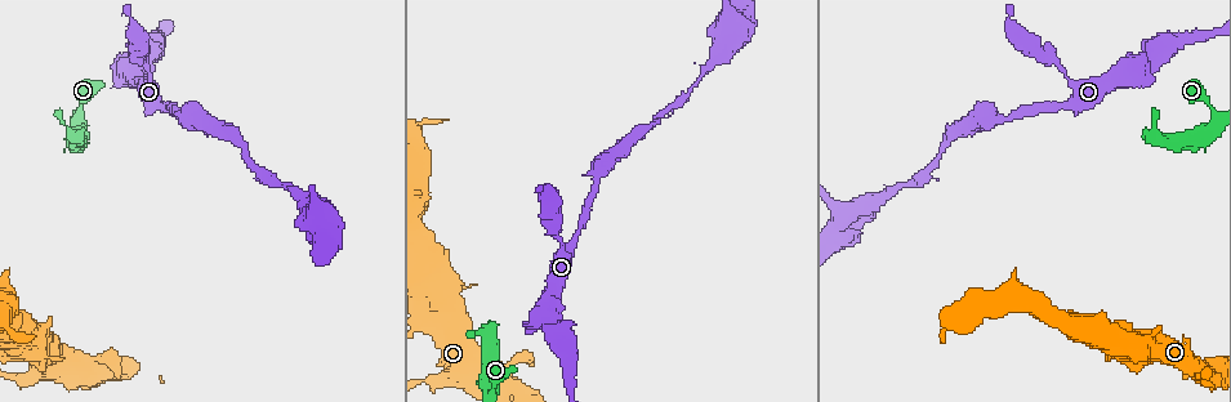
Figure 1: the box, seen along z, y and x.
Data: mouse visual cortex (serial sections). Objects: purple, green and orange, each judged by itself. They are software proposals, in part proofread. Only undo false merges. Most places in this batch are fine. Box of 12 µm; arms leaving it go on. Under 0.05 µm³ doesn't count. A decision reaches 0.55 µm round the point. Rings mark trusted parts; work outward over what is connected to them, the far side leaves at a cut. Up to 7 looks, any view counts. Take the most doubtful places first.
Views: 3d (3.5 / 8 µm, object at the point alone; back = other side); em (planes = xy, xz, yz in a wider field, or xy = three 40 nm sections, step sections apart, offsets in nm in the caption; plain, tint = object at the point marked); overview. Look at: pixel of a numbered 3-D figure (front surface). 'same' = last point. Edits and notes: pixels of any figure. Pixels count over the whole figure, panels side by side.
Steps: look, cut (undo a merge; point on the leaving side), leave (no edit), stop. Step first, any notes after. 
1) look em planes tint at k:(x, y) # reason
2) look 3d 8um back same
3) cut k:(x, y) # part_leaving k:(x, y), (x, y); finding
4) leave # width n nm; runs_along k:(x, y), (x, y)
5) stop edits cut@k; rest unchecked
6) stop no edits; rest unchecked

look em xy step 5 tint at 1:(75, 136) # sharp bend

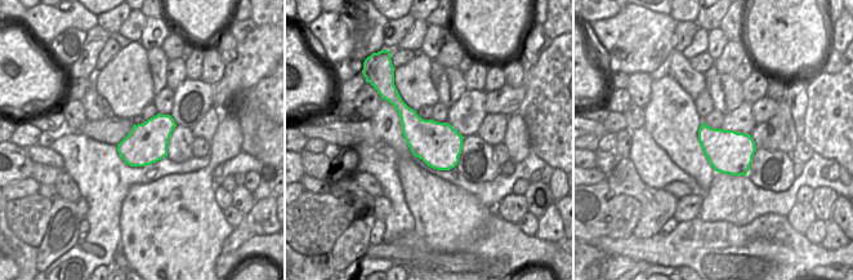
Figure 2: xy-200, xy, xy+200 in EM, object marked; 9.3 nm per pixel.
look 3d 3.5um same # wider look

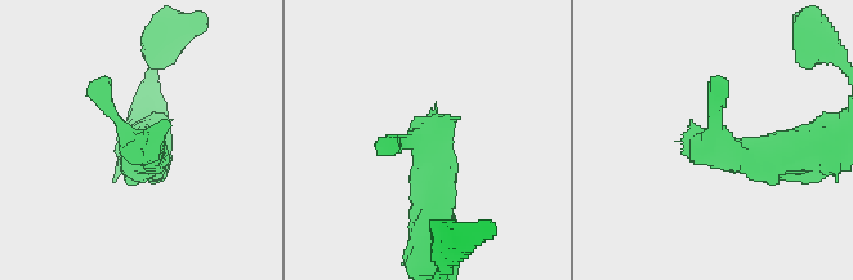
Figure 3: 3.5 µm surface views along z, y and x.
leave # runs_along 3:(800, 156), (722, 152), (715, 78); all the same cell

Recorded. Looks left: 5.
look 3d 3.5um at 1:(108, 358)

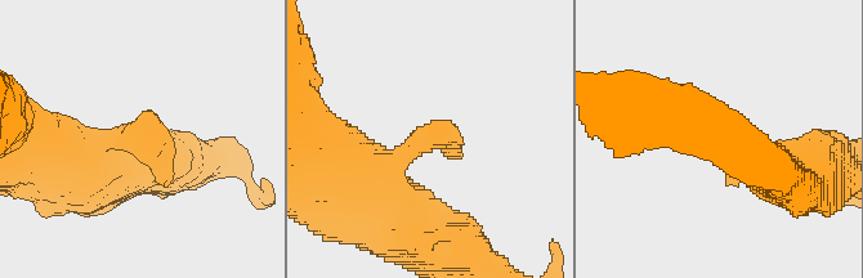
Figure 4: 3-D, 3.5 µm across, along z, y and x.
look em xy step 3 tint at 4:(426, 144) # now the EM

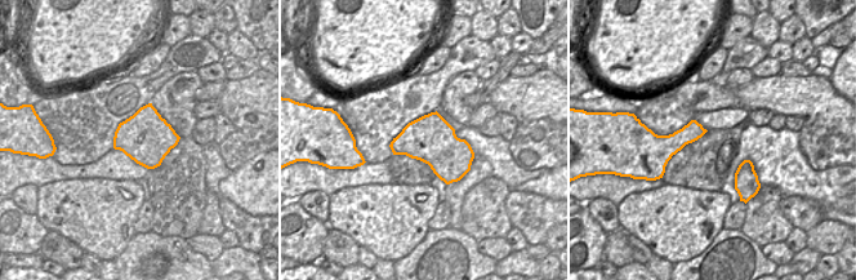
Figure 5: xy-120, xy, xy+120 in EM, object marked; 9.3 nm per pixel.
leave # one cell here

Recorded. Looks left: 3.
look 3d 8um back at 1:(439, 275) # thick turns thin

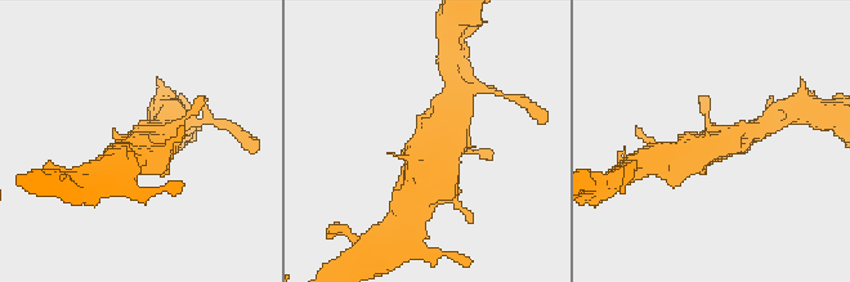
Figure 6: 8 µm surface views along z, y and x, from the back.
look 3d 3.5um at 6:(714, 148)

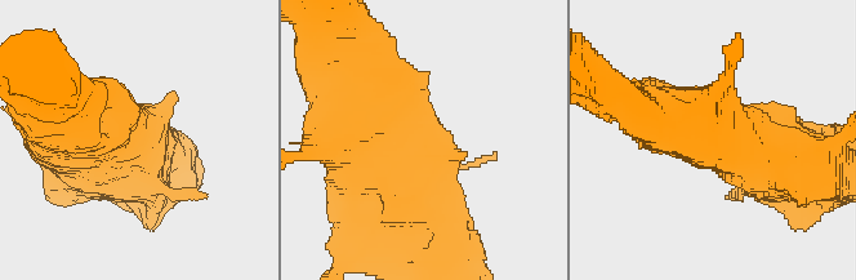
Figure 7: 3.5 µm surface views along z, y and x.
look em xy step 1 tint at 7:(402, 132)

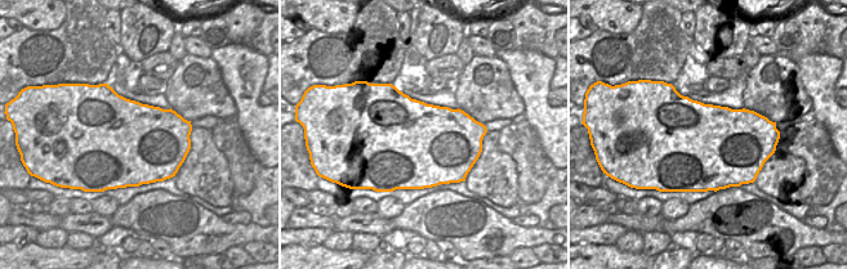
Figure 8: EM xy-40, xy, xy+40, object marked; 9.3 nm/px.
leave # width 850 nm; runs_along 7:(424, 222), (325, 93); all the same cell

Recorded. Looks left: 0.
stop no edits; rest unchecked

